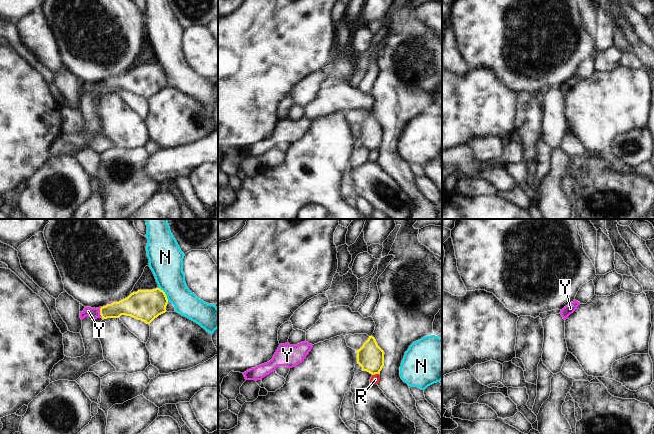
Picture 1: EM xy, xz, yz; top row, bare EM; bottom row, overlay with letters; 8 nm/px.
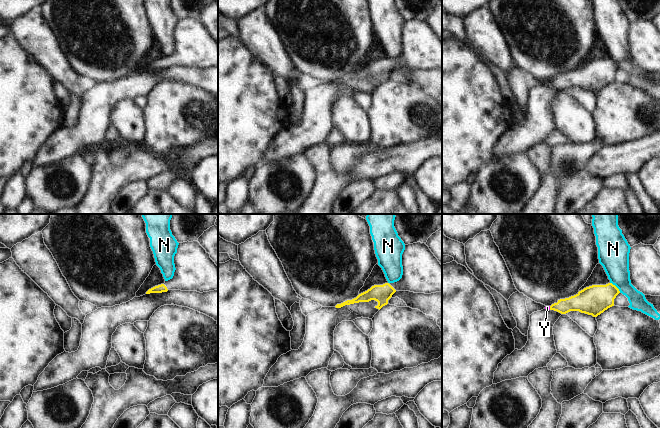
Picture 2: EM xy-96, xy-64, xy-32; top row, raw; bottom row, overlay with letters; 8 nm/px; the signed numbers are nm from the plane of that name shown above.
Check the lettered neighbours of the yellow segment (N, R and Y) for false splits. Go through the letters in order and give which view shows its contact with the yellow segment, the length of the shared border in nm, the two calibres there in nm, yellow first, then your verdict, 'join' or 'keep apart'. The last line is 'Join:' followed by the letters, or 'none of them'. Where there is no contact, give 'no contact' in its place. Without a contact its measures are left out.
N: xy | 150 nm | 260/260 nm | keep apart
R: xz | 60 nm | 220/70 nm | keep apart
Y: xy | 90 nm | 160/80 nm | join
Join: Y

